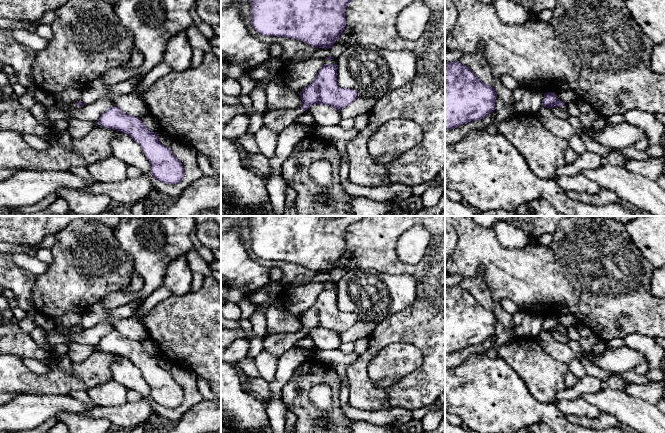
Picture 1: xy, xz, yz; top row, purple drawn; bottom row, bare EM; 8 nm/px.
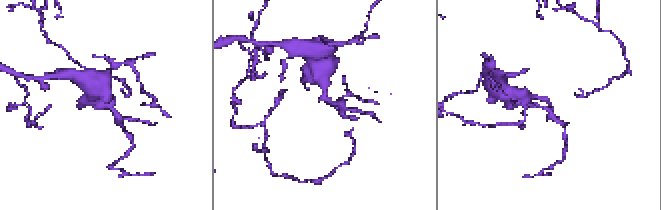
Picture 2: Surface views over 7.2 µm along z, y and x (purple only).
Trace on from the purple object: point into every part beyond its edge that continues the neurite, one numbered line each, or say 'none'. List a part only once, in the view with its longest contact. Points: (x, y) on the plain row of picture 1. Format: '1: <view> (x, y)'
1: xy (60, 329)

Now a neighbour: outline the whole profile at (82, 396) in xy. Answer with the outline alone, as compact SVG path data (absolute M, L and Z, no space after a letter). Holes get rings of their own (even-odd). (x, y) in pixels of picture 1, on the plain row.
M74 391L70 394L70 396L86 404L89 409L96 406L86 391Z

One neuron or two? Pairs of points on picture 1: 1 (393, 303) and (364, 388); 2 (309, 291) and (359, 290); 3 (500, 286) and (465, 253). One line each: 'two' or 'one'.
1: two
2: two
3: one

